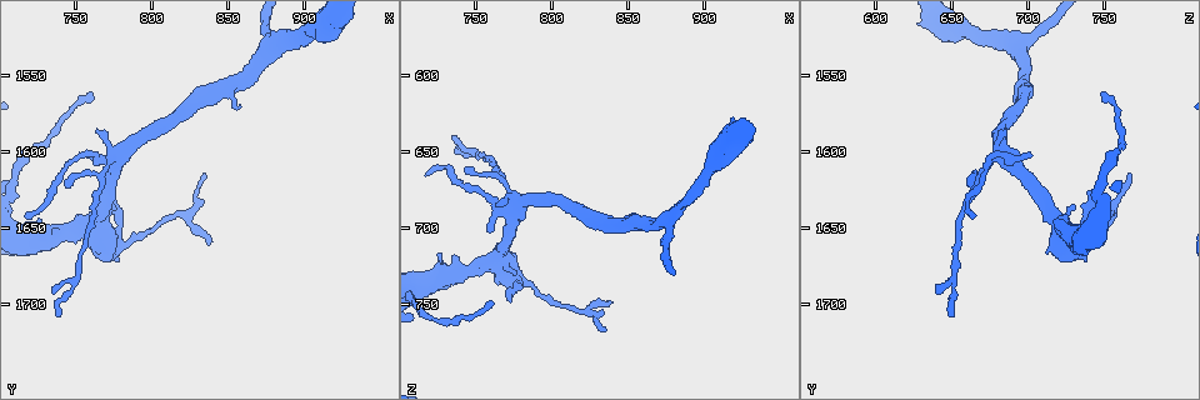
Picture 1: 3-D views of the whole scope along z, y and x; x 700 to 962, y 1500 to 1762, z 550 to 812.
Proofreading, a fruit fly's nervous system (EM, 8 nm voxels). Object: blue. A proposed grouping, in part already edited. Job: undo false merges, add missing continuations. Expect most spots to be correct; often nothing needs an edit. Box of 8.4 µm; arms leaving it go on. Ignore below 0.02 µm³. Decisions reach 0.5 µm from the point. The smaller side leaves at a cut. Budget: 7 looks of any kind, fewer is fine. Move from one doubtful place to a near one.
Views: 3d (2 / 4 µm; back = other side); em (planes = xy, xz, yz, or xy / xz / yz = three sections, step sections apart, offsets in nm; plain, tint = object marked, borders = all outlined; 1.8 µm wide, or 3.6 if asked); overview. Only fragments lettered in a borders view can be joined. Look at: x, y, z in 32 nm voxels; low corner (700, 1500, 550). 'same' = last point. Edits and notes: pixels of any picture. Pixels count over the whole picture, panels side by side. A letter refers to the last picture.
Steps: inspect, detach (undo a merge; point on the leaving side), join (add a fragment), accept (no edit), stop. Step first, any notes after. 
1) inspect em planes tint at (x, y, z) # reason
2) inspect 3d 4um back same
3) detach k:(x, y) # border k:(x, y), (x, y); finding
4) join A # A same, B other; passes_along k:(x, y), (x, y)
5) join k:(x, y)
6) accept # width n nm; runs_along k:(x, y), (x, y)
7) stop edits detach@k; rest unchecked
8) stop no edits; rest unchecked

inspect 3d 2um at (914, 1518, 650) # sudden change in width

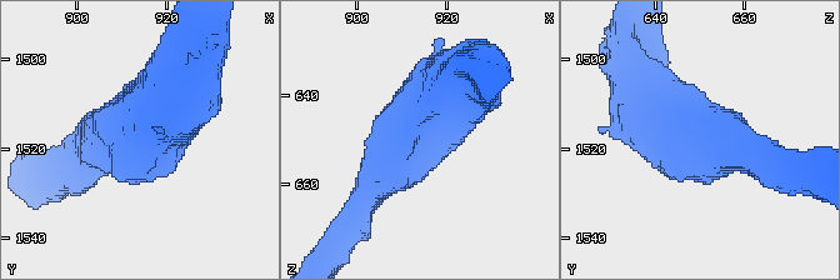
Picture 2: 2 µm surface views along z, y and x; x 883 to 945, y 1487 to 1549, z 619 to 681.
inspect em planes borders at (913, 1521, 651) # arm_widths 200, 460 nm

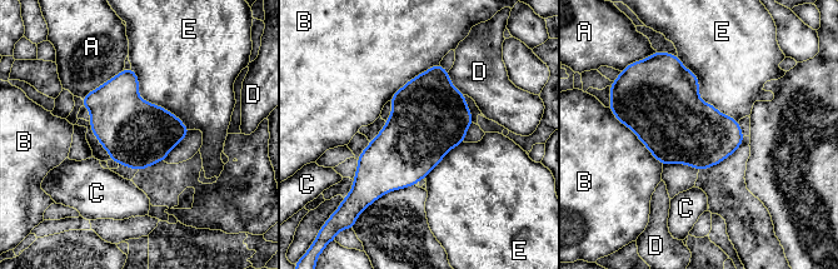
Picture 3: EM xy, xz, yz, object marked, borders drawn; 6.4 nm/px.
accept # A other, B other, C other, D other, E other; border 3:(677, 56), (698, 95), (738, 121); one neuron here

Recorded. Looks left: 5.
inspect 3d 4um at (756, 1562, 750) # long arm stops here

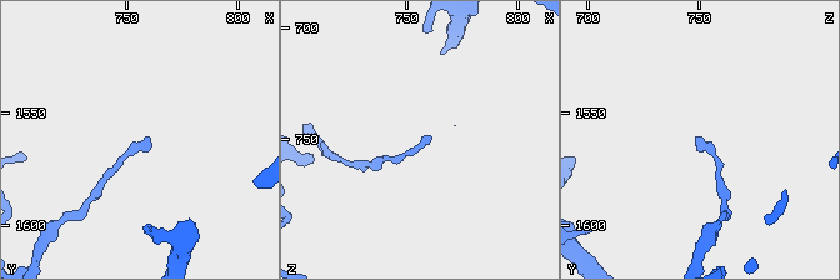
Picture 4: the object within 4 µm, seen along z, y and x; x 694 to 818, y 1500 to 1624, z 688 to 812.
inspect em xz step 8 borders at (757, 1561, 749) # shape alone is not enough

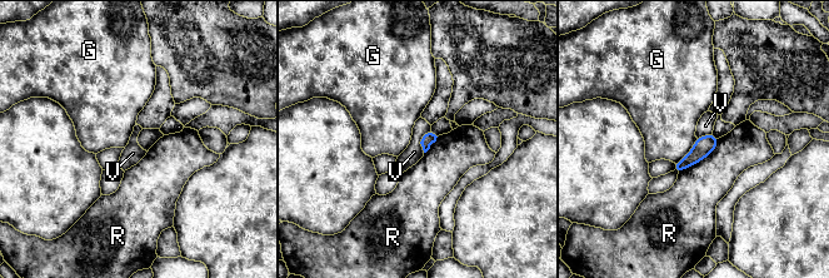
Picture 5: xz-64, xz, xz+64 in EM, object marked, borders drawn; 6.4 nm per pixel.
inspect em planes borders same

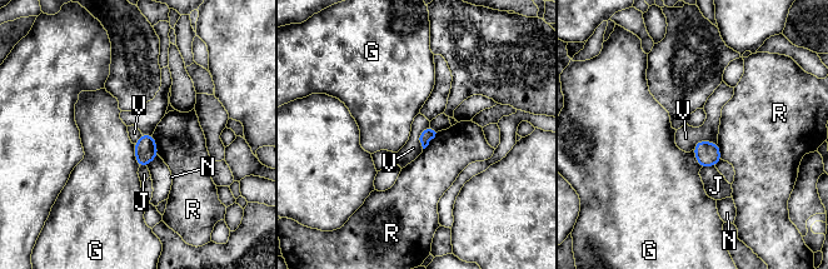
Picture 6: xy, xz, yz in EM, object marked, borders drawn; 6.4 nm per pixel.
accept # width 80 nm; G other, J other, N other, R other, V other; none of them fits

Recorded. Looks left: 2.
inspect em 3.6um planes borders at (838, 1660, 748) # tapers out

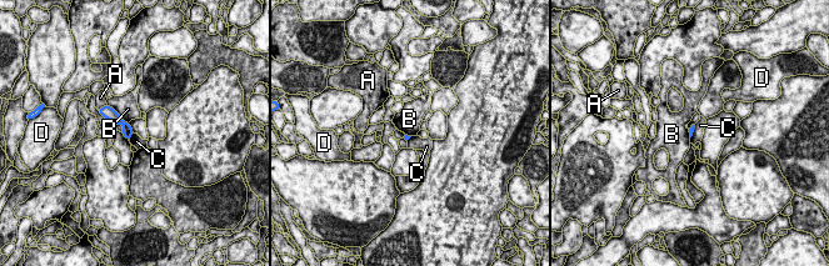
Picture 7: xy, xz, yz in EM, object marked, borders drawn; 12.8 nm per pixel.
accept # width 70 nm; A other, B other, C other, D other; border 7:(108, 104), (128, 123); no lettered fragment goes on from it

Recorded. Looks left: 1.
stop no edits; rest unchecked

